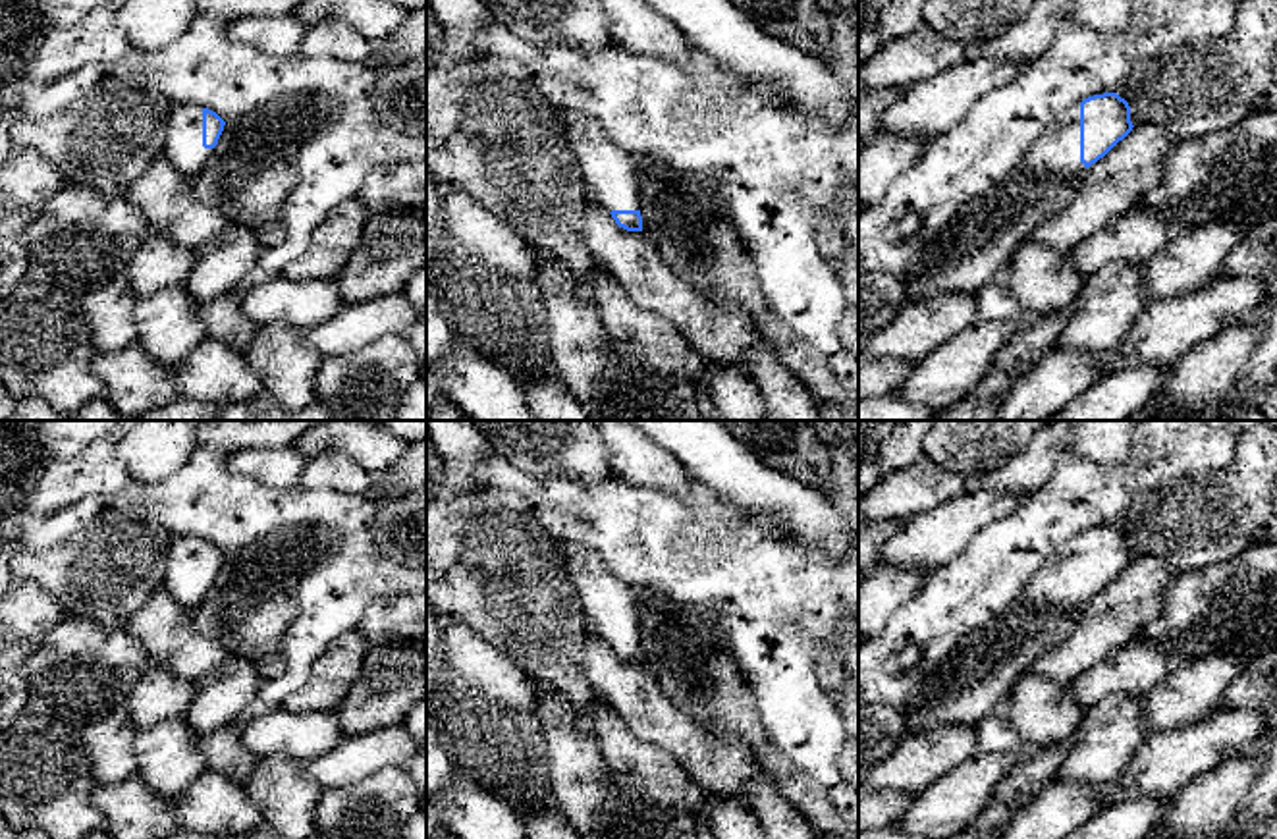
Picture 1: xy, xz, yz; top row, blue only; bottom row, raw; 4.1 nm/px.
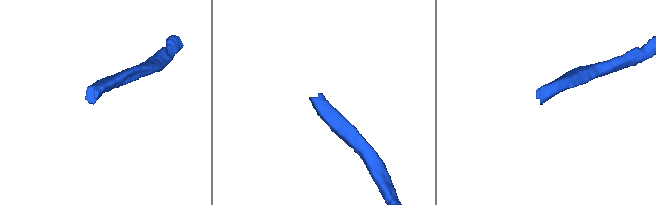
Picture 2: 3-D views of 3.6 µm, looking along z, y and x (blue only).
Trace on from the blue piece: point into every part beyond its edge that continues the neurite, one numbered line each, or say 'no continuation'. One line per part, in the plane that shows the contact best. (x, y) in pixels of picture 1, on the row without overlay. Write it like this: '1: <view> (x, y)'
1: yz (1056, 585)

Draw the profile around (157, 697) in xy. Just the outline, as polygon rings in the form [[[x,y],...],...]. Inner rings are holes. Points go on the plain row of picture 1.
[[[150,663],[129,692],[123,708],[141,731],[166,719],[183,717],[197,690],[195,681],[174,677]]]

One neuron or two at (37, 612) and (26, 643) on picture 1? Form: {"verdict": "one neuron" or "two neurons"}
{"verdict": "one neuron"}

